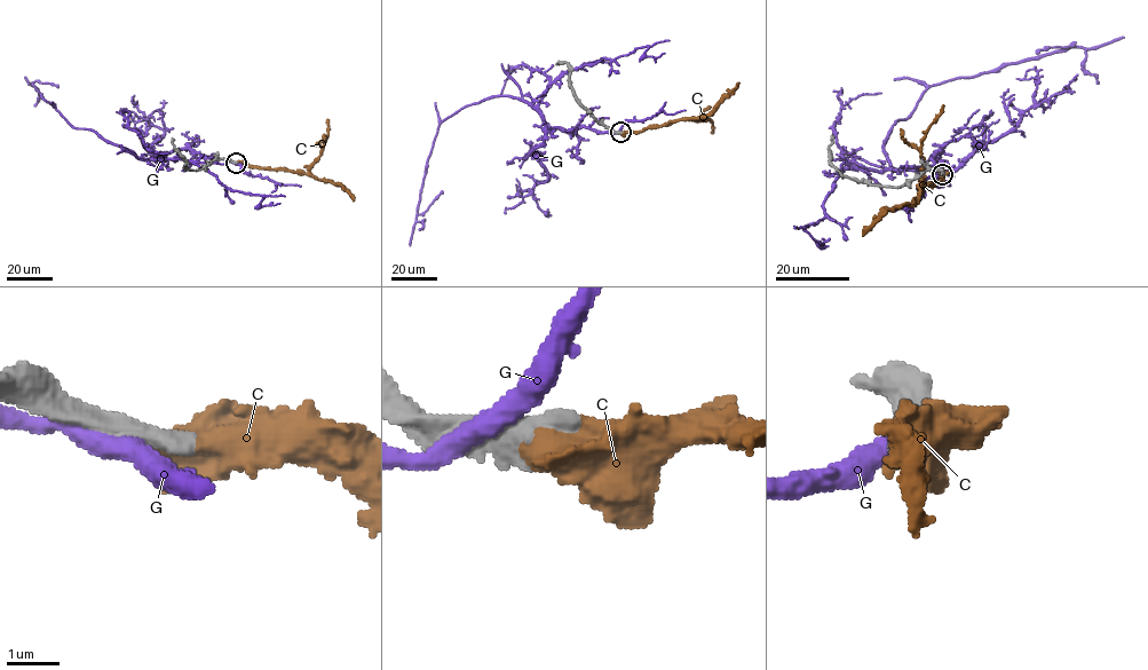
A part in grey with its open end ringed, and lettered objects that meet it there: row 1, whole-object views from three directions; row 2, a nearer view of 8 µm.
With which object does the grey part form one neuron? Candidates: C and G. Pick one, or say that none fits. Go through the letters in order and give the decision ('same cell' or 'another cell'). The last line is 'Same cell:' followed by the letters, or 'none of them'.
C: same cell
G: another cell
Same cell: C

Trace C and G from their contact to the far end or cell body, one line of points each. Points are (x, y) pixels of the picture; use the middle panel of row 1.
C: (619, 132), (639, 132), (710, 115), (737, 83)
G: (617, 132), (549, 128), (532, 107), (509, 96), (467, 105), (438, 125), (418, 204), (419, 229)

